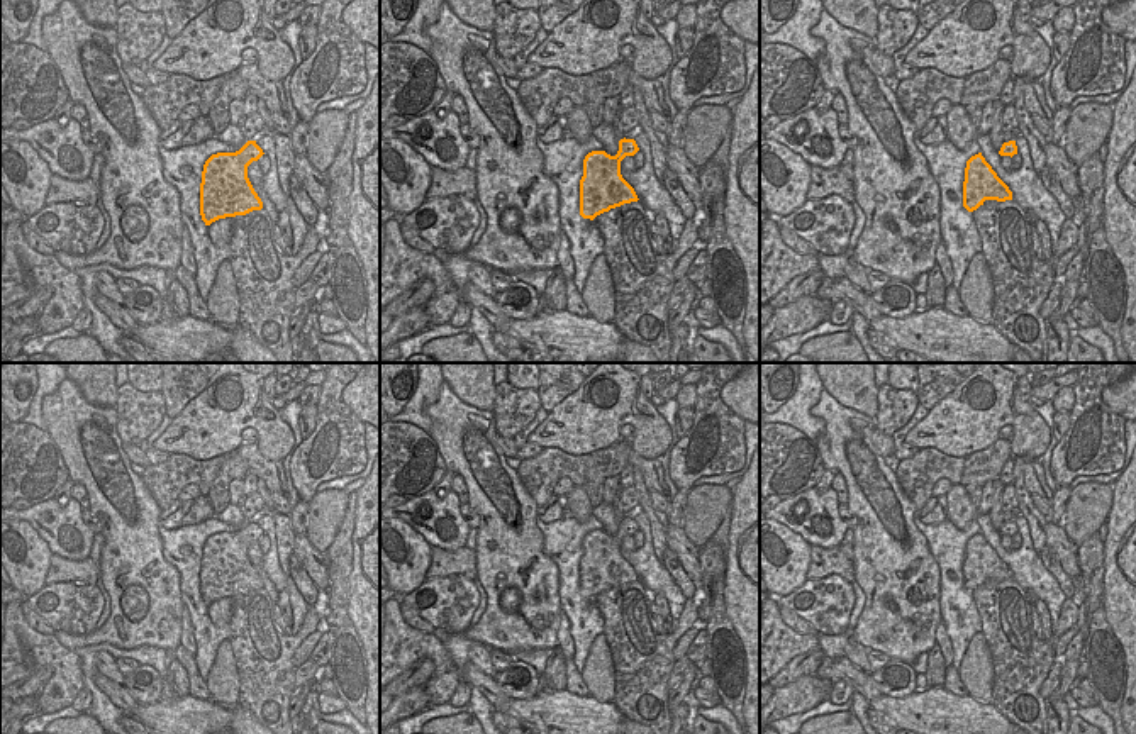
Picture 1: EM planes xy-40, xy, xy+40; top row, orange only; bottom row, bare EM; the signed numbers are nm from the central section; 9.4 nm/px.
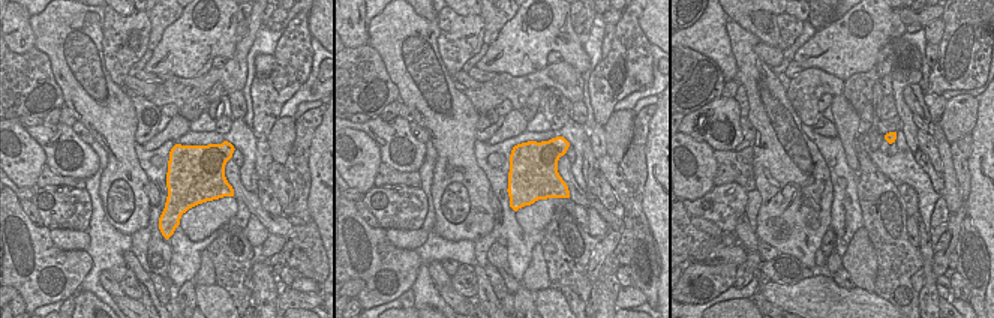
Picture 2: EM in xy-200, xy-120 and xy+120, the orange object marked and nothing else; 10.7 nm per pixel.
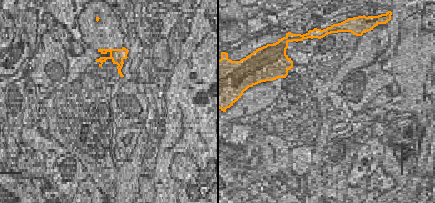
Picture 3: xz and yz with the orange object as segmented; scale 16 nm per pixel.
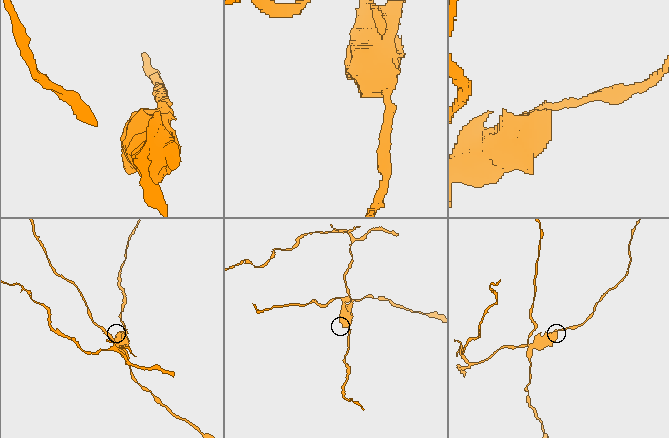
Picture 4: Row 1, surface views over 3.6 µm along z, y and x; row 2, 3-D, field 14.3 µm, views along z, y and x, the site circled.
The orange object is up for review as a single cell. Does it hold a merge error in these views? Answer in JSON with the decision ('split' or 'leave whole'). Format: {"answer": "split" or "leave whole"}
{"answer": "split"}

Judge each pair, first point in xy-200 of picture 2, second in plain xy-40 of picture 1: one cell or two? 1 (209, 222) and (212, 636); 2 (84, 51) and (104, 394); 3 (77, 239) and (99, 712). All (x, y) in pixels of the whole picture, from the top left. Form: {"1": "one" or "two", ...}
{"1": "two", "2": "two", "3": "two"}

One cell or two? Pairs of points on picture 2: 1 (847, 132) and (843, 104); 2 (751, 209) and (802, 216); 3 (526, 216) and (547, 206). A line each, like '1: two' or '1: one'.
1: one
2: two
3: one

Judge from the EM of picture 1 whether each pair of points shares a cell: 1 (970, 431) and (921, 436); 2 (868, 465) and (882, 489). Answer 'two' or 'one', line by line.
1: one
2: one

